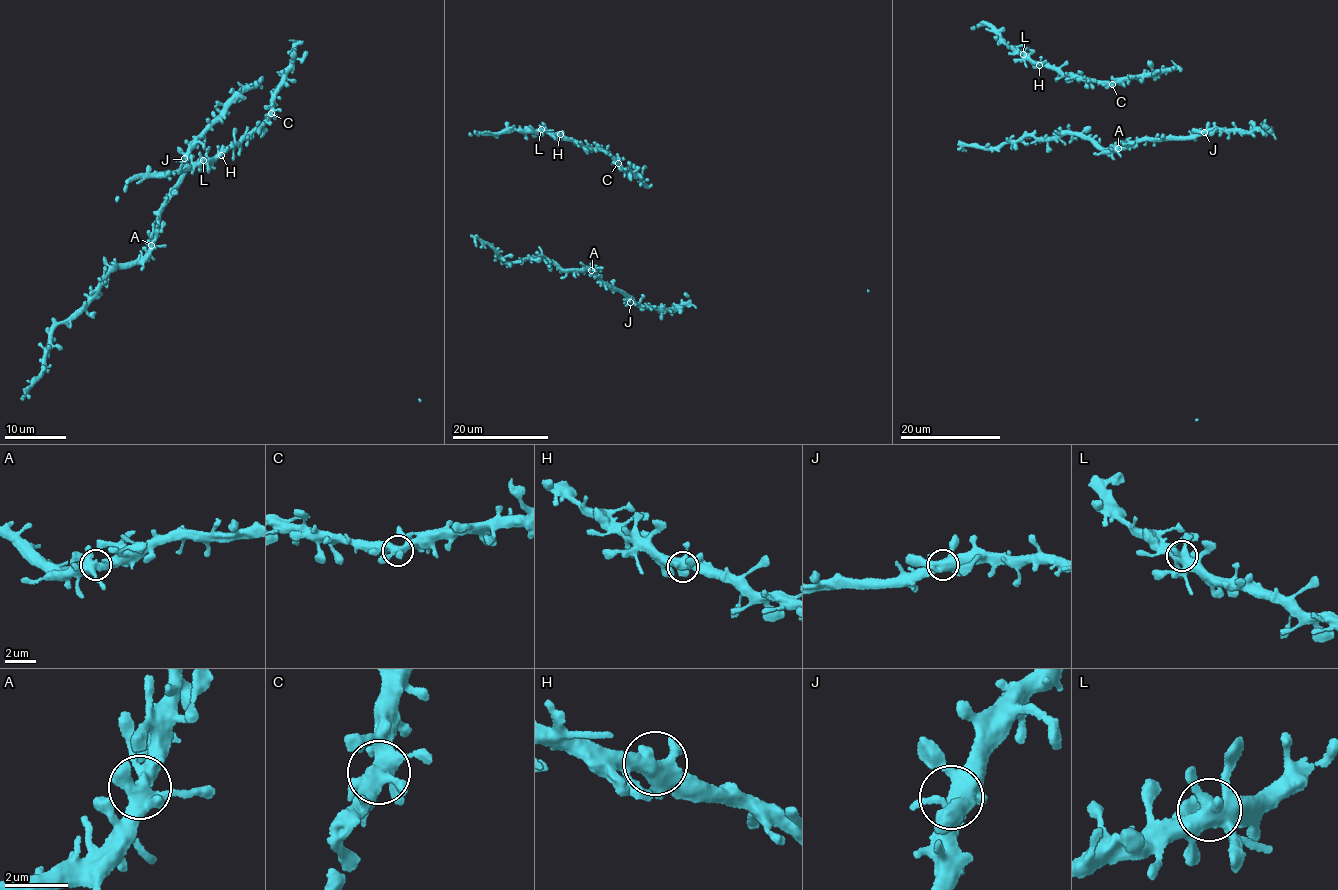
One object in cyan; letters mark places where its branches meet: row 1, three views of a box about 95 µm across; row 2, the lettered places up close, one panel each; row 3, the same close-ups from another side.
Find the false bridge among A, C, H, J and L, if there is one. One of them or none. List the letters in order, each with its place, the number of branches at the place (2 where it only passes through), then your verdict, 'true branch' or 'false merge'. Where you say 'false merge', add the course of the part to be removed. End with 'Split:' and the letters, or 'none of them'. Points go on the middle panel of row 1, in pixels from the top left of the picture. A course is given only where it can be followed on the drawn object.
A: (591, 270) | 6 | true branch
C: (618, 163) | 6 | true branch
H: (560, 134) | 5 | true branch
J: (630, 302) | 6 | true branch
L: (541, 129) | 5 | true branch
Split: none of them

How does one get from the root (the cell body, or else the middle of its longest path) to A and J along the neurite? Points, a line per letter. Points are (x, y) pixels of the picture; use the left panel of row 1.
A: (243, 92), (232, 96), (225, 114), (211, 120), (196, 137), (185, 167), (161, 209), (152, 245)
J: (243, 92), (232, 96), (225, 114), (211, 120), (205, 130), (194, 136), (184, 158)

